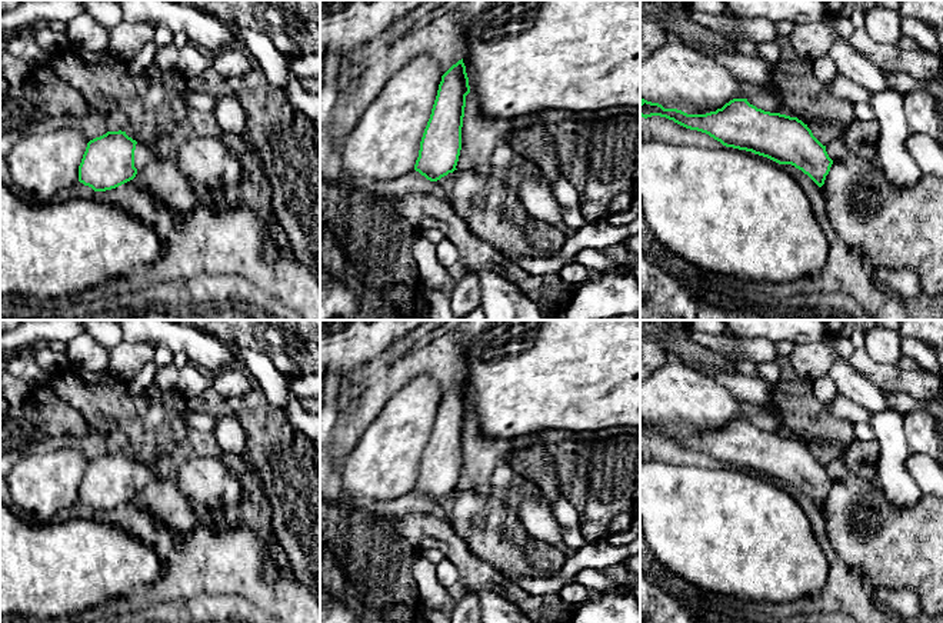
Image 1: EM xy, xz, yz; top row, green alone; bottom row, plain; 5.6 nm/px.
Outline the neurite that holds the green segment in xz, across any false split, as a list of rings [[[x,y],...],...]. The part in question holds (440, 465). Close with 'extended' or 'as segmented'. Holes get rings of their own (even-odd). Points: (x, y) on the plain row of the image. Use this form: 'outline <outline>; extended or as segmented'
outline [[[461,379],[441,396],[431,434],[420,462],[414,490],[430,502],[437,502],[457,490],[469,413],[469,397]]]; as segmented

